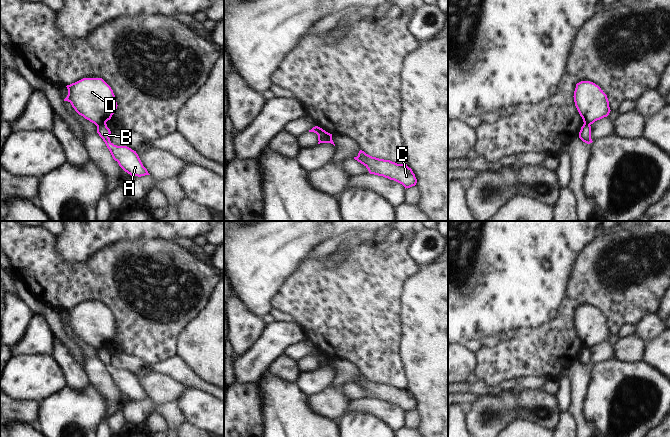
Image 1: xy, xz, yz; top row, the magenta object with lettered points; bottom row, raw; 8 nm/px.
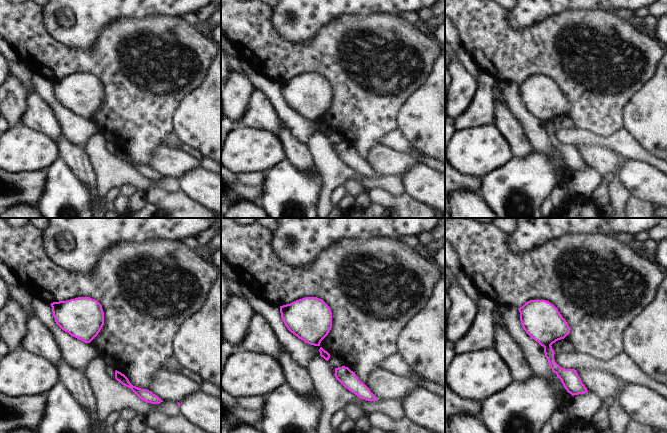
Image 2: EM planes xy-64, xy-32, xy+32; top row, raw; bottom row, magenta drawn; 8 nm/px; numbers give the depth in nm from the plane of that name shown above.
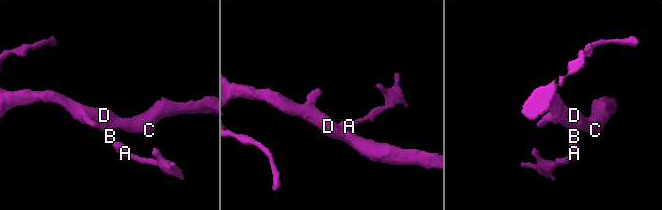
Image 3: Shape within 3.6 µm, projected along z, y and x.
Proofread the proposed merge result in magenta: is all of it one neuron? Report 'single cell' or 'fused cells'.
fused cells

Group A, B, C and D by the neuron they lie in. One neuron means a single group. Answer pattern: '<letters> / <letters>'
A B / C D

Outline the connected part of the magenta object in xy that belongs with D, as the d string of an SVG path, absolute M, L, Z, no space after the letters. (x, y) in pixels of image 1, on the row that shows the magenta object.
M83 78L66 86L68 95L64 101L71 103L75 111L96 126L111 119L117 109L117 102L113 90L102 78Z

